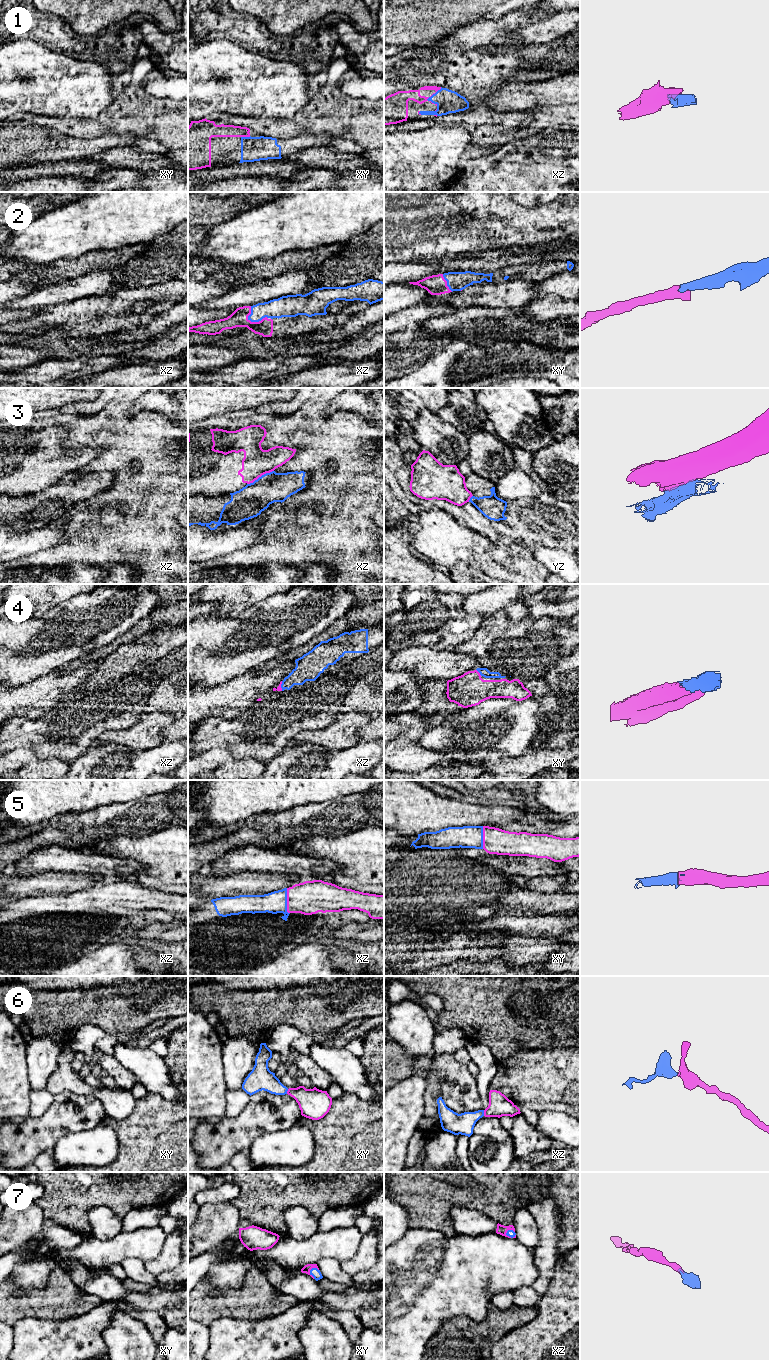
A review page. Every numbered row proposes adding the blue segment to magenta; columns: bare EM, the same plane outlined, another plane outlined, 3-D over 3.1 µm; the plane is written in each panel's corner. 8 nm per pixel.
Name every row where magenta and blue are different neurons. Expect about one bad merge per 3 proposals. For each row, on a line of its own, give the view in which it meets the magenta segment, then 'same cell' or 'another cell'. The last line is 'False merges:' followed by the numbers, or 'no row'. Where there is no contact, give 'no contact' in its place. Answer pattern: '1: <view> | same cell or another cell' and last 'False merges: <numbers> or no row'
1: xz | same cell
2: xz | same cell
3: xz | another cell
4: xy | same cell
5: xz | same cell
6: xz | same cell
7: xy | same cell
False merges: 3

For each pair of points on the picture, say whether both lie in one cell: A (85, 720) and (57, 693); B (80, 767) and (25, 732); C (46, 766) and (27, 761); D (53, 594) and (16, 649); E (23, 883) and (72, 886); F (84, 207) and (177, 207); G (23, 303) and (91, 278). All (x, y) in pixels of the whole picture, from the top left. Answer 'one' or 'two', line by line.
A: two
B: two
C: one
D: two
E: one
F: one
G: one

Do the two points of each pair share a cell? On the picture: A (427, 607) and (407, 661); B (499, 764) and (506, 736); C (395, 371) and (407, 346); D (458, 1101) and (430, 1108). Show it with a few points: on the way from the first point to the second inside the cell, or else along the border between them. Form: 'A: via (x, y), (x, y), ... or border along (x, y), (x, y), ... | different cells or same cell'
A: border along (426, 645), (408, 646), (395, 652) | different cells
B: border along (484, 752), (499, 751), (505, 757) | different cells
C: via (395, 365), (395, 362), (405, 352) | same cell
D: border along (434, 1074), (440, 1082), (441, 1096) | different cells

